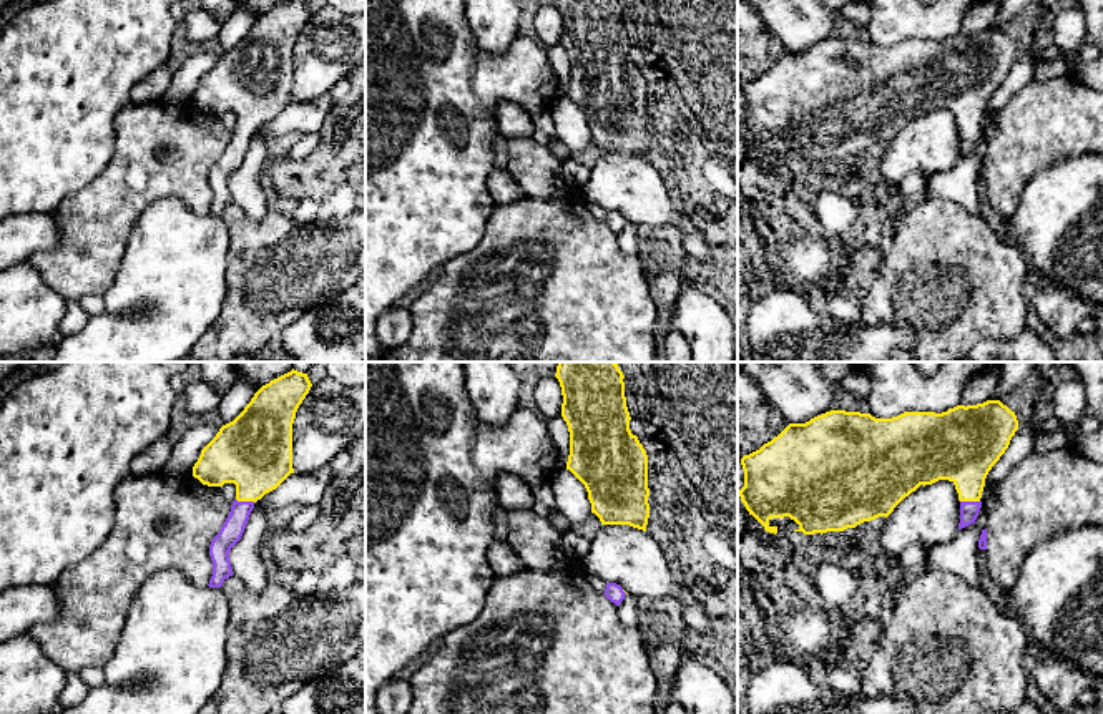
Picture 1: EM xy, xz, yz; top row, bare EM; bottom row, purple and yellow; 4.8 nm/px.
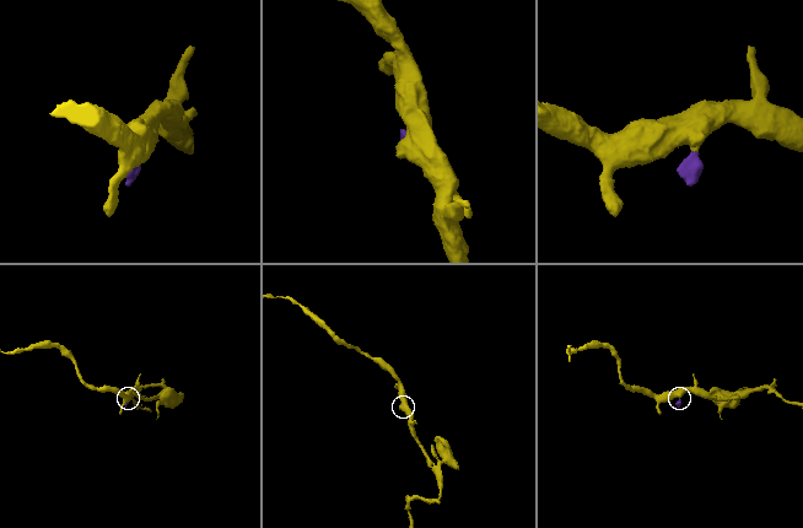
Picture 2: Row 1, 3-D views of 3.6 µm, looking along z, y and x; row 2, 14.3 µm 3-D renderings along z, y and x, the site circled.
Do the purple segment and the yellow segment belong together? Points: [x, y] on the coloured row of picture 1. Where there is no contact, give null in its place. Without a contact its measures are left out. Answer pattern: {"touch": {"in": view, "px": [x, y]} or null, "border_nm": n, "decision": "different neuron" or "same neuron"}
{"touch": {"in": "yz", "px": [970, 502]}, "border_nm": 100, "decision": "same neuron"}

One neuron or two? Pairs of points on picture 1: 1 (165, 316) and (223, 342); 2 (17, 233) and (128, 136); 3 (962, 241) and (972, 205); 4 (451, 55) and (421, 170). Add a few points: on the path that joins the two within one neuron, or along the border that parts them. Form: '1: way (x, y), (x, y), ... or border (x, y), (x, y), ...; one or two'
1: border (223, 298), (220, 316), (195, 344); two
2: border (49, 211), (60, 239), (53, 246), (40, 249); two
3: border (934, 198), (964, 205), (979, 216); two
4: way (424, 83), (421, 87), (421, 141); one

